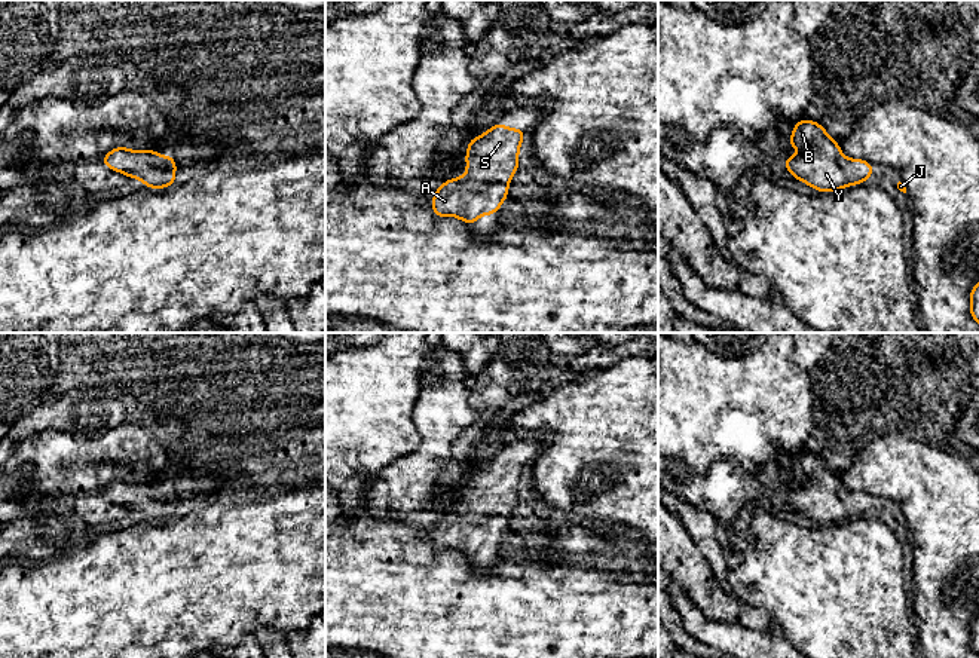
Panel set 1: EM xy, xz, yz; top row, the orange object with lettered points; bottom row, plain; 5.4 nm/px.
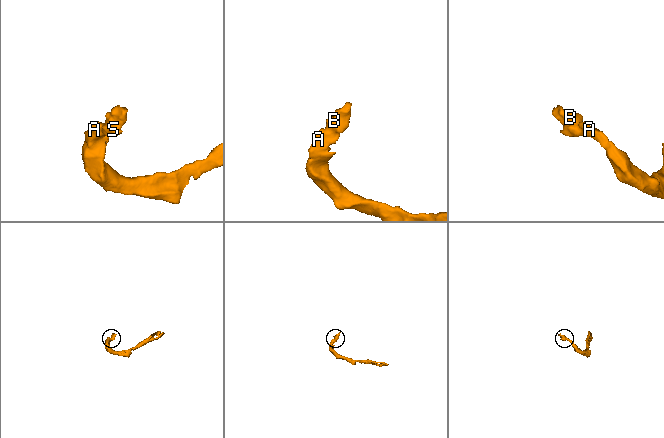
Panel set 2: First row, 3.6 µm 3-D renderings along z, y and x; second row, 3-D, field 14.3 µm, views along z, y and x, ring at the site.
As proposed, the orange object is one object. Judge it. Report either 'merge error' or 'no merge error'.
no merge error

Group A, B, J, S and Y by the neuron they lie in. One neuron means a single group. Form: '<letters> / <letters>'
A B J S Y

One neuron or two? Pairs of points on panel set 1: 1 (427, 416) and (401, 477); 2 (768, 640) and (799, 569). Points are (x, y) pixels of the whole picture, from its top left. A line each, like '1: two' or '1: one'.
1: one
2: two

